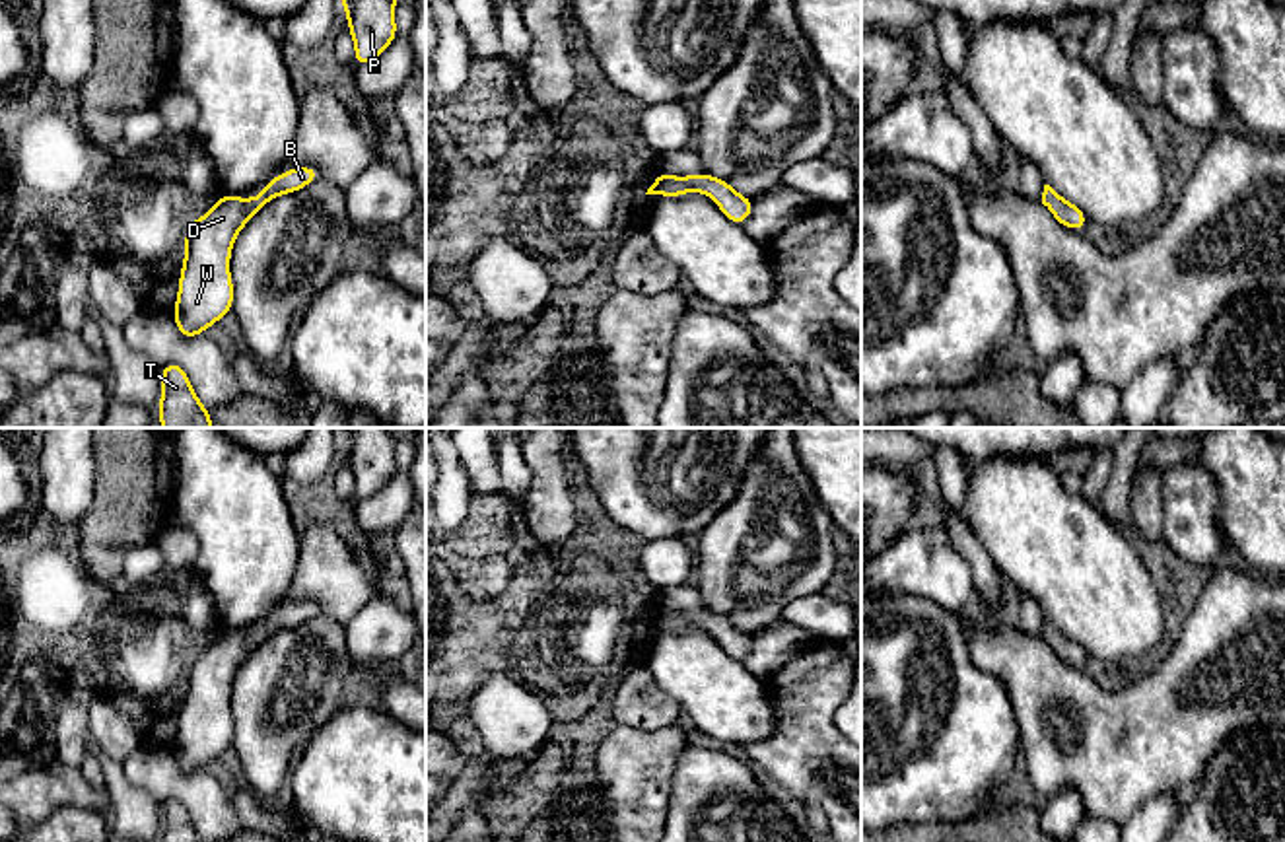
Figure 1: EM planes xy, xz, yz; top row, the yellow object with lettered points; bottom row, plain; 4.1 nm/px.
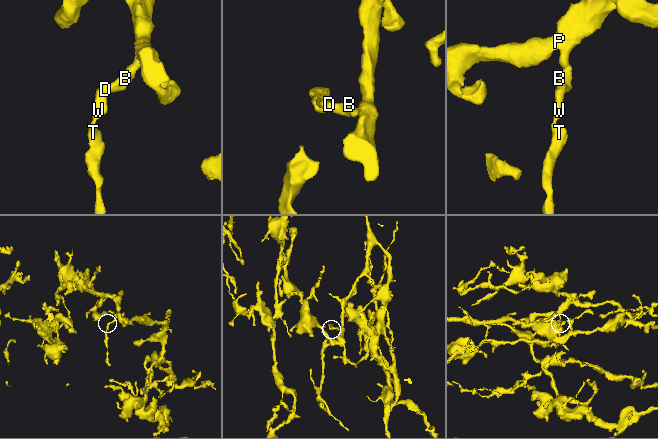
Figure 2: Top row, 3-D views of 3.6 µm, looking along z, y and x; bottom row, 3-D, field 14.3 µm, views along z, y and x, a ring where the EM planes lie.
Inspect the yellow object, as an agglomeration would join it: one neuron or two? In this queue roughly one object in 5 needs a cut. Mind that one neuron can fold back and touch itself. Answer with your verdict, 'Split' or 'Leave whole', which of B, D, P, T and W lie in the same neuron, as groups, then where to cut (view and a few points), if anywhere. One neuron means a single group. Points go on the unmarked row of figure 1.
Leave whole. Groups: B D P T W. No split

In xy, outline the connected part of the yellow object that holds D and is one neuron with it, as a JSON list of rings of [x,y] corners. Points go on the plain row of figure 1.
[[[294,603],[266,616],[260,630],[237,634],[222,630],[210,648],[192,655],[185,671],[185,698],[179,712],[175,737],[175,760],[183,774],[204,768],[231,747],[233,718],[229,712],[229,688],[241,663],[272,634],[301,626],[321,613],[317,603]]]

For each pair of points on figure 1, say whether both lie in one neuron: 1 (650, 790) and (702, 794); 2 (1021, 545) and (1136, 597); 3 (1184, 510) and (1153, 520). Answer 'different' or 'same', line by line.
1: different
2: same
3: different

